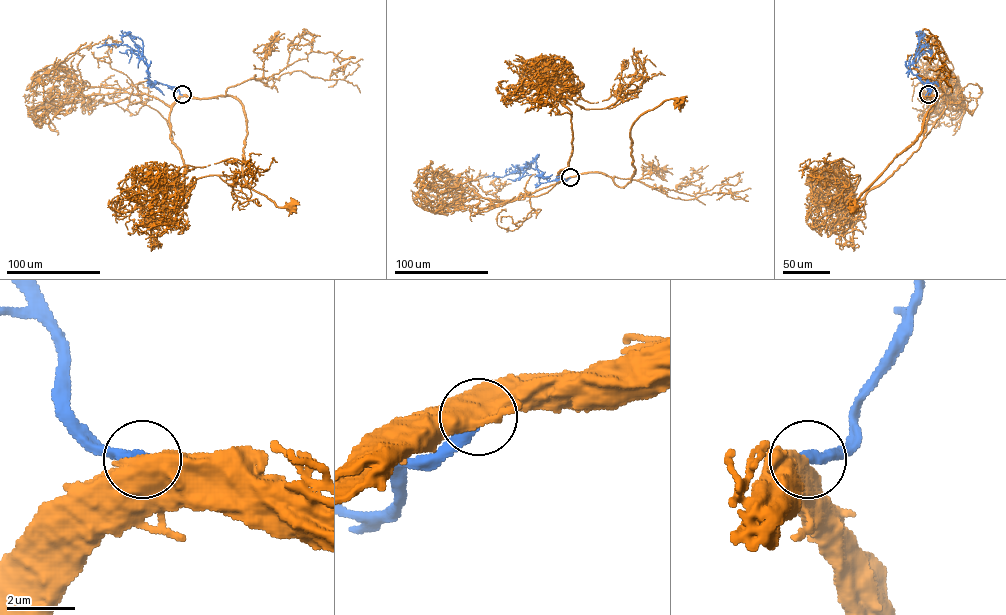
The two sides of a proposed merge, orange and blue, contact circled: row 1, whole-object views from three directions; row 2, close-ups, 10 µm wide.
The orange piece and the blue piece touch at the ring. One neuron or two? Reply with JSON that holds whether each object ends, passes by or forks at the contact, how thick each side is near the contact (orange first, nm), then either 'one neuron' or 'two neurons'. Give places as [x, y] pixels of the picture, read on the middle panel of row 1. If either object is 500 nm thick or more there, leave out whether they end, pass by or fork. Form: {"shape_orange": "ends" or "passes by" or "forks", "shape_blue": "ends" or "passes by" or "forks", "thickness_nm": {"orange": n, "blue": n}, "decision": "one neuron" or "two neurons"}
{"thickness_nm": {"orange": 850, "blue": 360}, "decision": "one neuron"}

